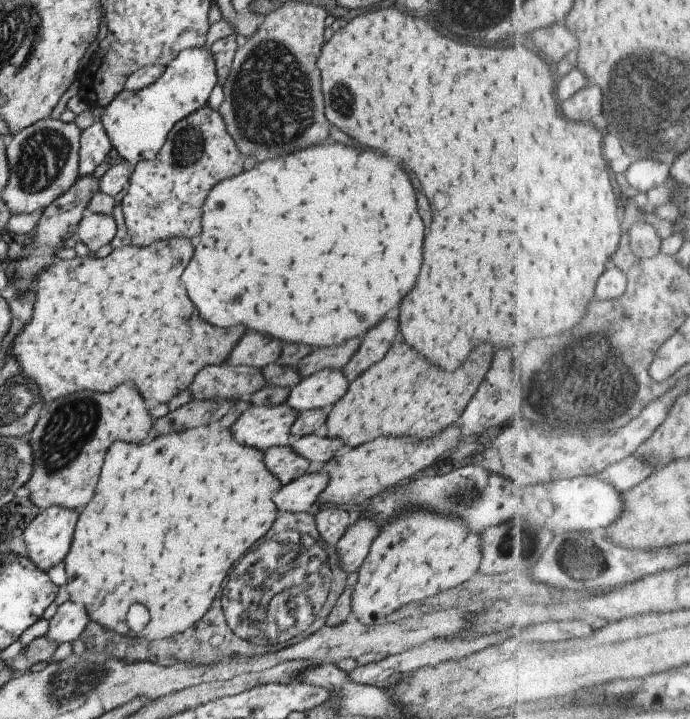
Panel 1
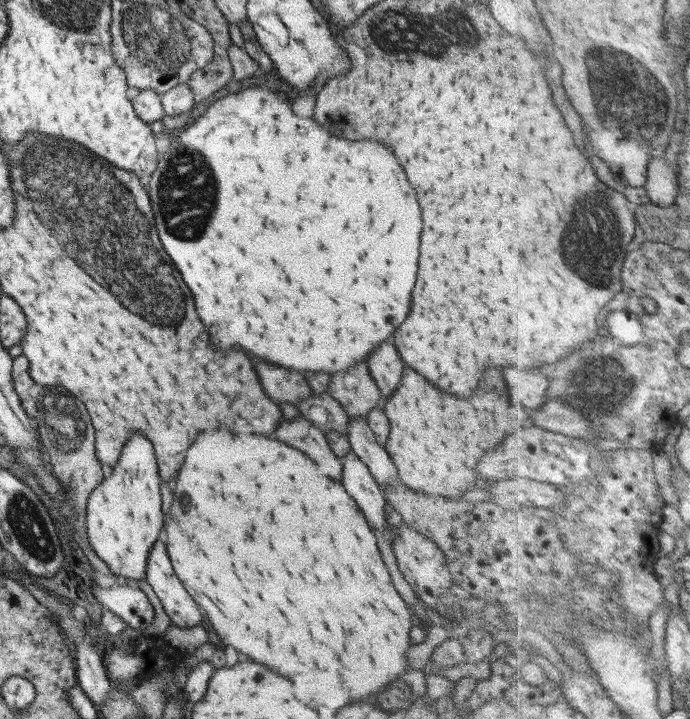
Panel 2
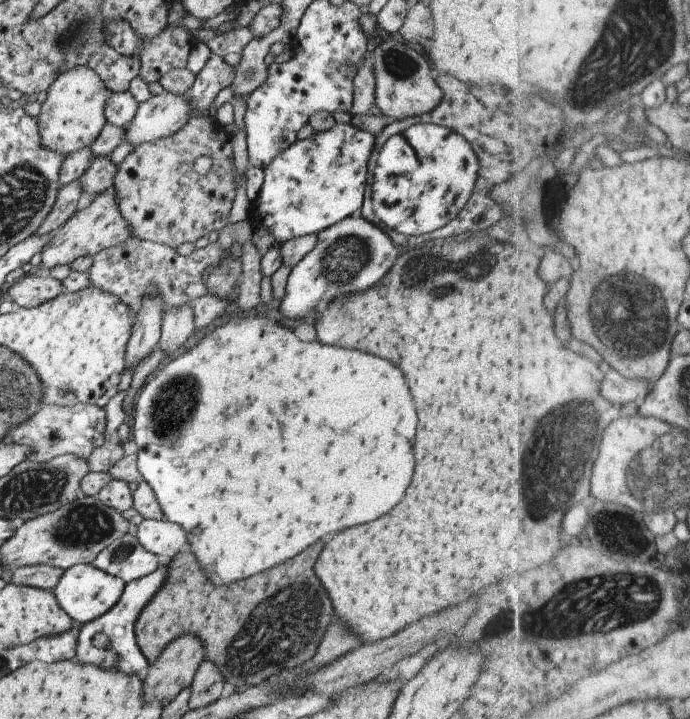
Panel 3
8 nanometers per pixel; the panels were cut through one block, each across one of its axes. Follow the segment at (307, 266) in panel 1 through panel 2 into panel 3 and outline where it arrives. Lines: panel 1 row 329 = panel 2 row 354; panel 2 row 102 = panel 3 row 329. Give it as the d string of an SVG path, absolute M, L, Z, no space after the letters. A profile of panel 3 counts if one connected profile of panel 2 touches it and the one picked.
M257 310L230 317L225 324L205 334L193 348L169 360L165 366L159 366L156 372L153 378L141 386L132 408L131 436L137 446L137 470L151 488L163 519L181 526L199 570L213 586L245 580L251 574L267 570L269 566L281 564L287 558L299 554L325 534L335 534L341 528L379 518L399 502L409 484L413 472L411 444L417 416L409 390L403 382L403 374L387 360L359 350L323 346L318 341L299 342L289 328L279 326L277 322L266 318L261 310Z

